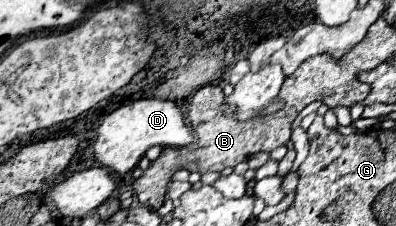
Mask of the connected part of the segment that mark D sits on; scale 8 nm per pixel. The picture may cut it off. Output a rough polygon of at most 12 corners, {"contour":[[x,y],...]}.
{"contour":[[142,98],[102,120],[94,154],[126,174],[150,146],[186,146],[178,104]]}

